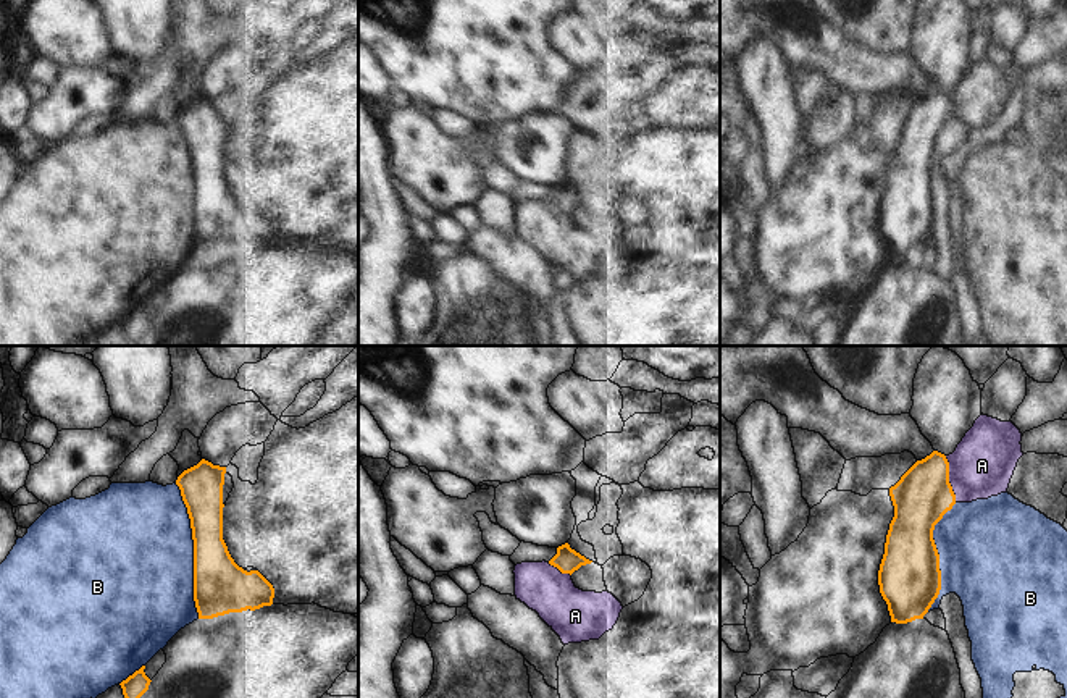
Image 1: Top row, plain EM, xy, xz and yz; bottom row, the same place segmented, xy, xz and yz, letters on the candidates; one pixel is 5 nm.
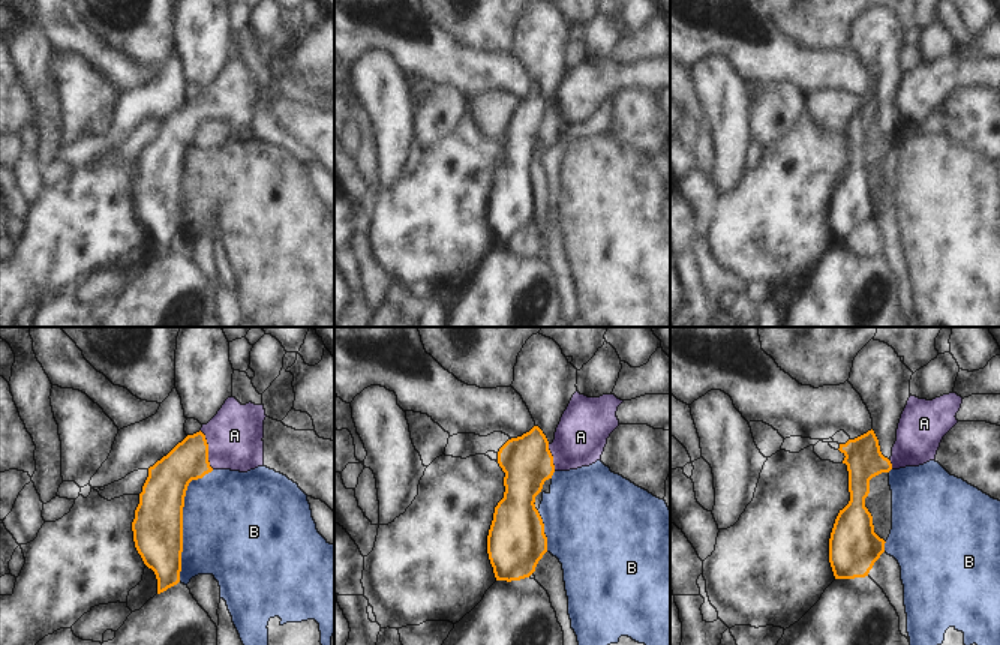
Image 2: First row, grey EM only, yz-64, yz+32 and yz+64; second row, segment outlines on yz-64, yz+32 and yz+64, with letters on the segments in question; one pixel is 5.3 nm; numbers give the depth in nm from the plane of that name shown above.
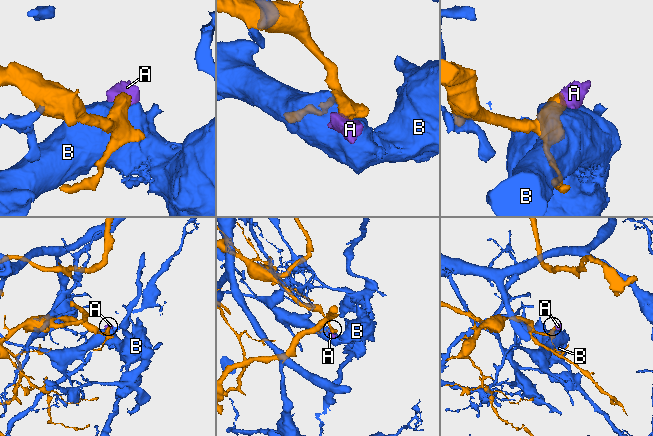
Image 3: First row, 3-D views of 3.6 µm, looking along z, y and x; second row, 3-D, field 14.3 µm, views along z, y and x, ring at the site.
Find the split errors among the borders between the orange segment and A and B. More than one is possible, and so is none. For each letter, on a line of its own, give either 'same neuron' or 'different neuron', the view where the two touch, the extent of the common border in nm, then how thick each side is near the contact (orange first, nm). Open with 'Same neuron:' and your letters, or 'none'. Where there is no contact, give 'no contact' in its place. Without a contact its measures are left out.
Same neuron: A
A: same neuron; contact in yz; length 240 nm; calibres 280 and 320 nm
B: different neuron; contact in xy; length 700 nm; calibres 280 and 500 nm

